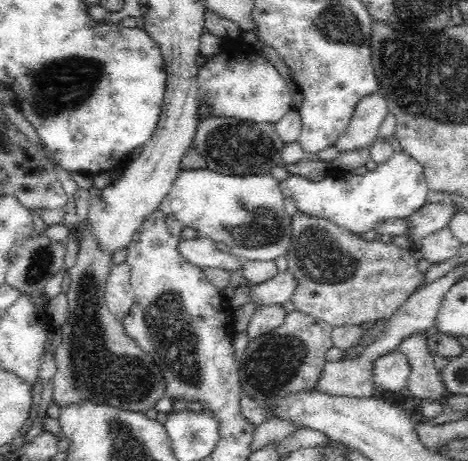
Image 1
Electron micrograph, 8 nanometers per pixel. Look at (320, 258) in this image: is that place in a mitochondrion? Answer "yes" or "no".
yes

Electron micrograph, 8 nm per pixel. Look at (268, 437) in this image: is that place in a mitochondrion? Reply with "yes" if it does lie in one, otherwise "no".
no

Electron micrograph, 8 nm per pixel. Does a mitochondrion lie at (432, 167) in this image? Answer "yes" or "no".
no

